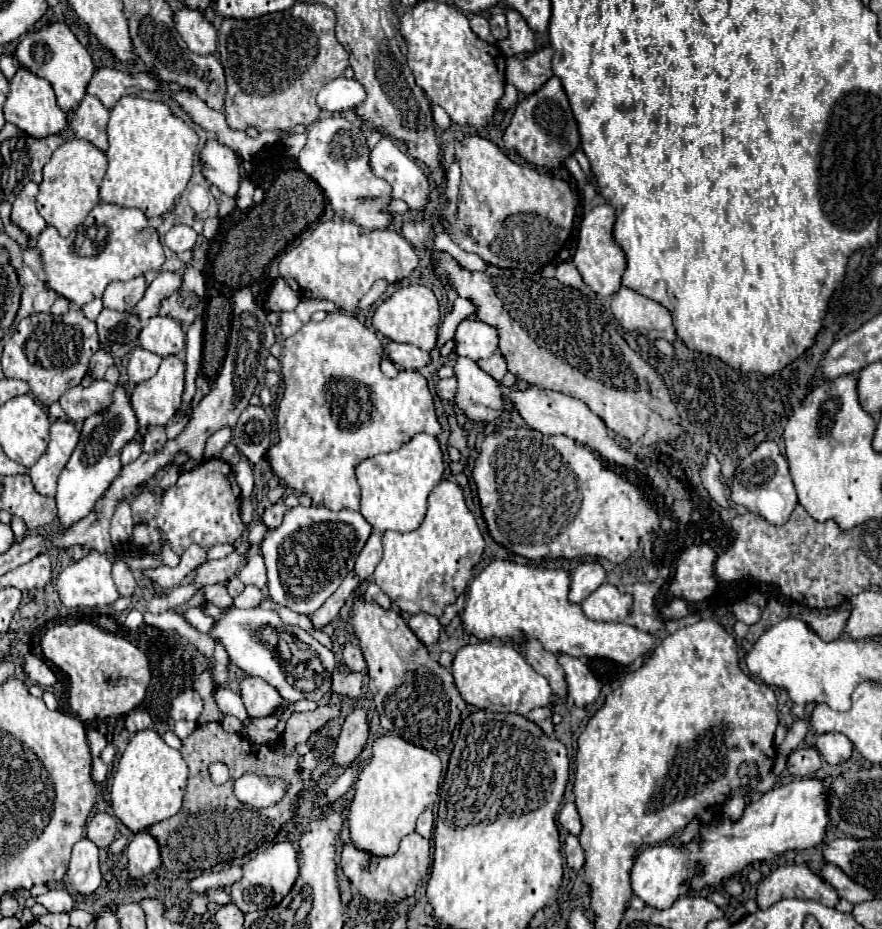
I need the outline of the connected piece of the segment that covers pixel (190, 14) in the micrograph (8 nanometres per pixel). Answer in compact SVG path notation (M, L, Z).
M184 6L180 12L176 12L174 20L176 30L194 54L216 54L216 28L198 10Z

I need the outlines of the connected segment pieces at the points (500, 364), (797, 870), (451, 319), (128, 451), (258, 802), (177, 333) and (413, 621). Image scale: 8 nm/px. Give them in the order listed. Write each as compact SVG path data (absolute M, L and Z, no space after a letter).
M496 352L494 356L490 356L490 358L484 358L484 360L478 360L478 366L484 370L484 372L488 372L496 382L502 382L502 378L504 378L504 374L506 374L506 360L502 358L502 354L500 352Z
M808 864L778 866L760 882L756 902L762 910L770 908L782 898L816 900L830 908L834 908L840 900L838 892L832 886L826 886L826 882L818 878L818 872L814 872Z
M458 296L456 300L454 300L454 304L452 304L452 310L444 316L444 320L442 320L442 326L440 326L440 336L438 336L438 348L442 348L444 346L444 342L448 342L452 336L454 336L454 330L456 330L456 326L464 320L464 318L468 318L470 314L474 314L476 312L476 304L474 302L470 302L470 298L462 298L462 296Z
M128 442L128 444L122 448L122 464L128 464L128 462L136 460L140 454L142 454L140 442Z
M242 776L236 780L234 784L234 794L240 802L250 804L254 808L266 808L274 802L278 802L286 792L288 784L278 780L276 782L278 790L282 792L268 792L268 778L260 778L260 776Z
M152 316L142 326L138 342L148 352L154 352L158 356L170 356L184 350L184 338L186 334L180 322L174 322L174 318Z
M416 614L416 616L412 616L410 618L410 628L412 628L412 632L426 644L426 646L432 646L436 640L438 640L438 636L440 636L440 622L438 622L438 618L436 616L432 616L432 614Z

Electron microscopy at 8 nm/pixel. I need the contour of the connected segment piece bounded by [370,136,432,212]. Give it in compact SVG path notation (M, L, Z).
M384 136L372 150L370 166L376 176L390 182L394 198L404 200L410 210L426 210L432 192L428 174L398 146L398 142L394 142L390 136Z

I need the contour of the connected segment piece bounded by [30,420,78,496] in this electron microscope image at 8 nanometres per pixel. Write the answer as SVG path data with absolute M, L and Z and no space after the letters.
M56 420L50 426L50 444L40 460L30 468L30 478L36 490L44 496L56 494L58 474L64 470L74 446L78 444L78 430L70 420Z

